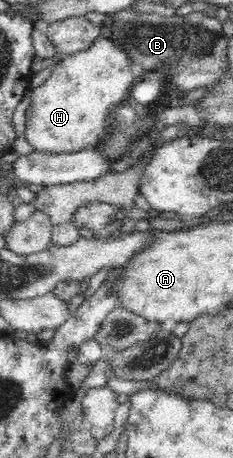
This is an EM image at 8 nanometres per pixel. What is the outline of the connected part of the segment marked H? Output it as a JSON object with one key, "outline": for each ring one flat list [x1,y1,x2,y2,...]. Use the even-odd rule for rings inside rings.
{"outline":[[100,37,86,51,59,57,51,66,51,76,39,87,34,89,32,104,27,110,25,139,34,147,35,152,43,153,78,153,95,148,99,140,106,135,106,119,111,110,120,106,128,91,141,77,137,65,134,65,131,53,120,42,112,38]]}

